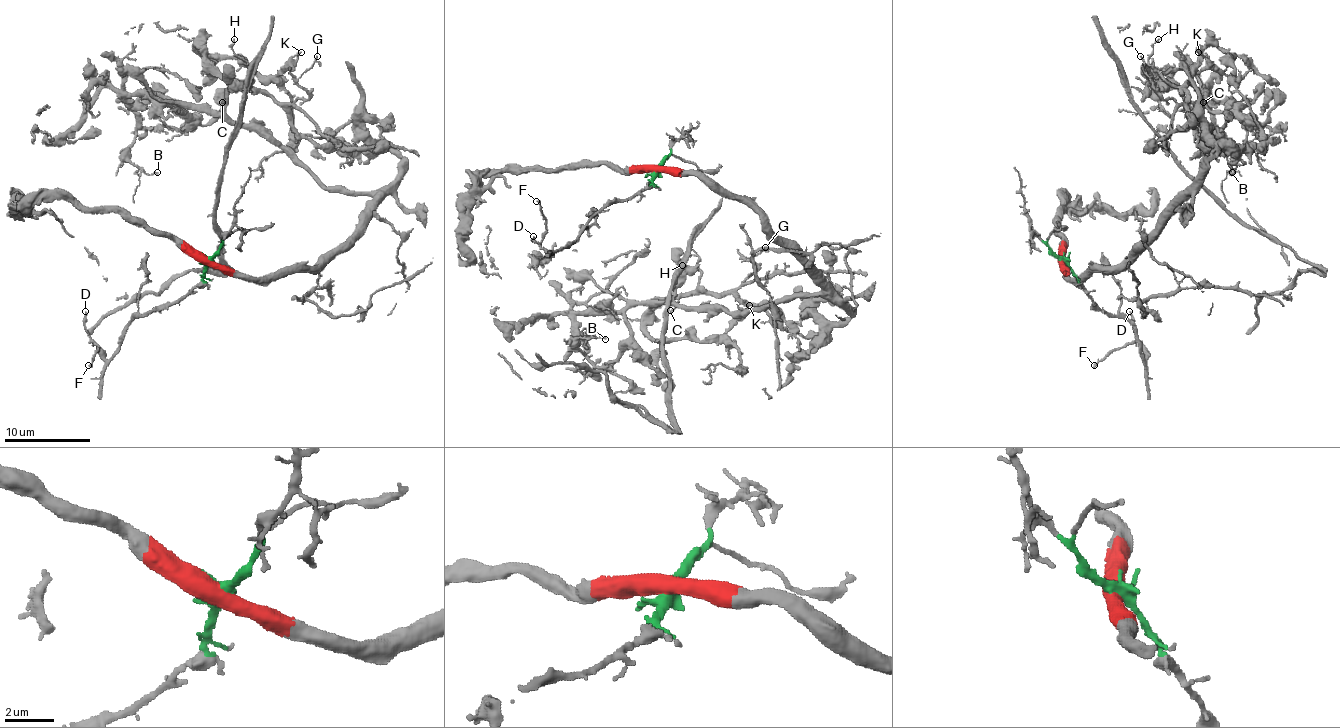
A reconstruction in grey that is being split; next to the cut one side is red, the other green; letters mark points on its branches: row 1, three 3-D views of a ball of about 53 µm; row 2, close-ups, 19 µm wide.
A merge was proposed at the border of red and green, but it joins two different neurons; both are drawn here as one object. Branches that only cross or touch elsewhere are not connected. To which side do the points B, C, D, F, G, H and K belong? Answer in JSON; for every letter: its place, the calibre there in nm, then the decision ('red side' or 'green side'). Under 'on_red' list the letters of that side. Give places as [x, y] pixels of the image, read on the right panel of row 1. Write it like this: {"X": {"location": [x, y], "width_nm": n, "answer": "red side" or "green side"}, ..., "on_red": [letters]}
{"B": {"location": [1232, 172], "width_nm": 130, "answer": "red side"}, "C": {"location": [1203, 102], "width_nm": 100, "answer": "red side"}, "D": {"location": [1129, 311], "width_nm": 150, "answer": "green side"}, "F": {"location": [1094, 365], "width_nm": 170, "answer": "green side"}, "G": {"location": [1140, 56], "width_nm": 100, "answer": "red side"}, "H": {"location": [1158, 39], "width_nm": 130, "answer": "red side"}, "K": {"location": [1198, 52], "width_nm": 110, "answer": "red side"}, "on_red": ["B", "C", "G", "H", "K"]}

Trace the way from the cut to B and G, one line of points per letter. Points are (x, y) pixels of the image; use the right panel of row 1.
B: (1062, 258), (1070, 277), (1113, 271), (1198, 185), (1198, 107), (1208, 94), (1221, 96), (1247, 133), (1232, 172)
G: (1062, 258), (1070, 277), (1113, 271), (1215, 148), (1193, 120), (1163, 146), (1176, 103), (1139, 55)

